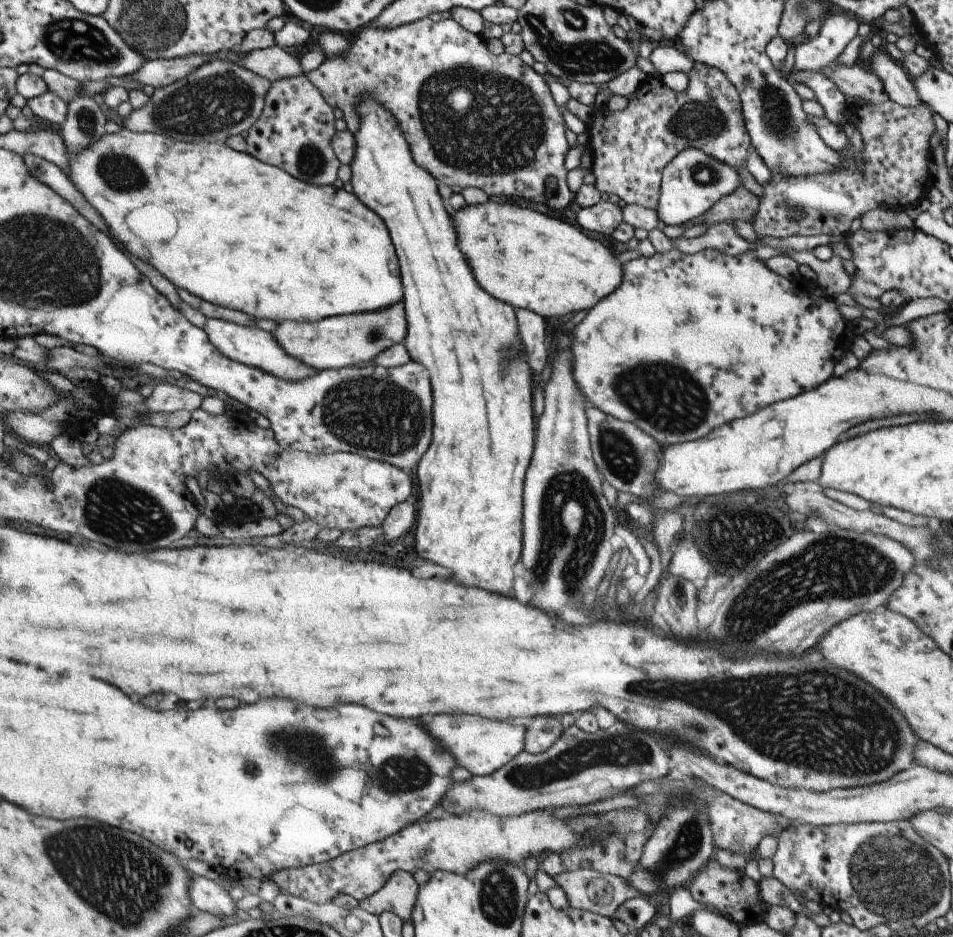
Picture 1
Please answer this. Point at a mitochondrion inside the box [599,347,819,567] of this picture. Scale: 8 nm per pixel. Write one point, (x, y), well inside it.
(668, 396)

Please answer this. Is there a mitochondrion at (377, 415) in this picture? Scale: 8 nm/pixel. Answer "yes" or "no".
yes

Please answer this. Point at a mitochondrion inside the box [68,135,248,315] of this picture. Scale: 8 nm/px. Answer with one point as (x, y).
(121, 173)

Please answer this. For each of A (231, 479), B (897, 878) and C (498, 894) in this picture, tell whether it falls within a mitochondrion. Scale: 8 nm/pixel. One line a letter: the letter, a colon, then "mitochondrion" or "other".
A: other
B: mitochondrion
C: mitochondrion

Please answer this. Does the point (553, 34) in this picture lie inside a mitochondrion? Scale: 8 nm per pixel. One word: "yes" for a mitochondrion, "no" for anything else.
yes

